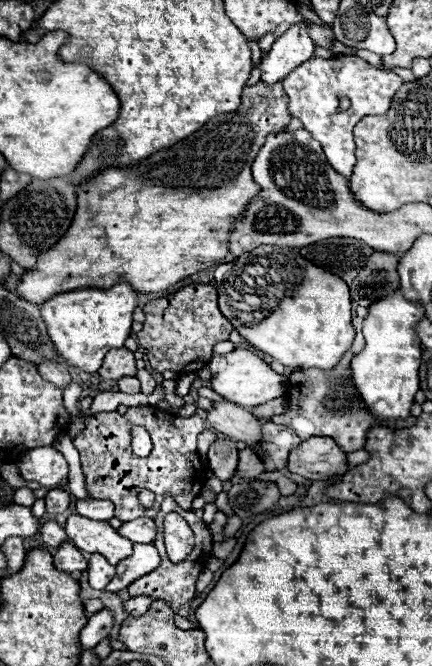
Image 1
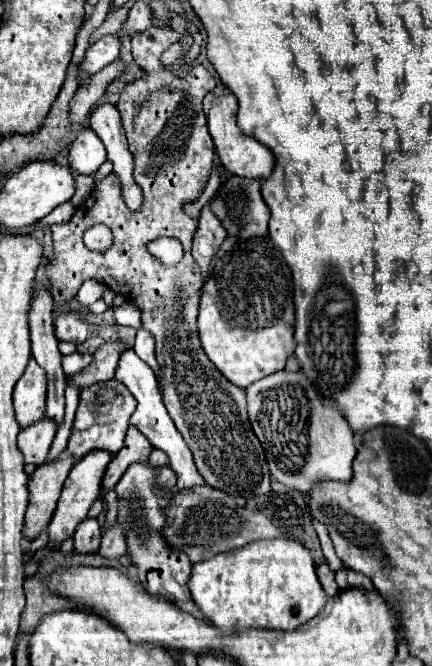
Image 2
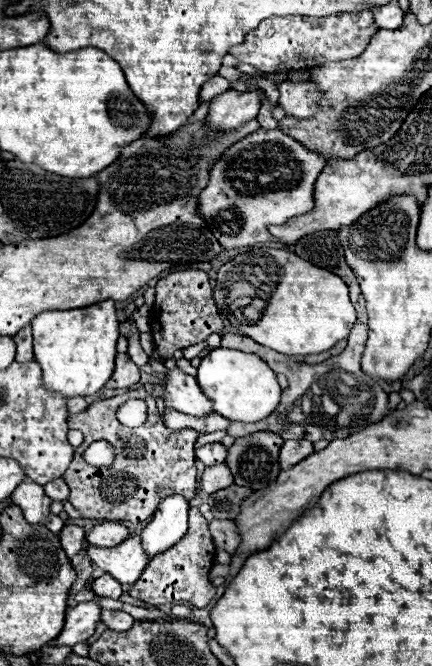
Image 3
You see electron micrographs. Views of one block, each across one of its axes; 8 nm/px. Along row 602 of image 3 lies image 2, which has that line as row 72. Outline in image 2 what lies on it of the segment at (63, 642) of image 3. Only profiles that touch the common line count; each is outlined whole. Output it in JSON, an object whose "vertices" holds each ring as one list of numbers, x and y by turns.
{"vertices":[[118,36,100,38,100,42,92,44,84,54,84,60,80,64,82,76,92,76,100,72,104,66,108,66,120,56,120,50,122,50,122,40]]}

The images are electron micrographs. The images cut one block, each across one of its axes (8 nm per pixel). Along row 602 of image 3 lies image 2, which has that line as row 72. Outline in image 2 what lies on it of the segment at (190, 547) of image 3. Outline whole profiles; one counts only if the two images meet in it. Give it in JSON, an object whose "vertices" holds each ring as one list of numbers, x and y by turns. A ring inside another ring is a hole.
{"vertices":[[174,16,172,24,166,28,148,28,132,38,134,64,146,70,148,76,128,84,116,104,134,156,134,180,144,192,142,210,132,212,122,202,116,178,112,174,106,176,94,186,90,198,76,208,70,222,52,226,54,260,48,262,46,276,50,294,54,296,54,310,70,302,82,282,90,278,140,306,142,328,148,330,156,342,156,360,164,376,164,384,160,386,164,406,192,450,202,478,212,488,230,496,250,498,270,492,264,448,250,428,246,392,226,380,208,360,196,326,204,280,198,272,198,264,194,264,190,256,198,220,184,212,184,204,200,198,212,172,214,144,202,112,202,98,214,90,216,80,200,64,192,64,186,72,176,72,160,64,162,52,178,42,184,30,186,20],[128,114,132,116,134,130,128,130],[94,224,106,224,114,234,114,244,102,254,90,252,82,242,82,234],[162,236,180,240,184,248,184,256,174,268,166,268,158,258,152,258,146,248,148,242]]}

